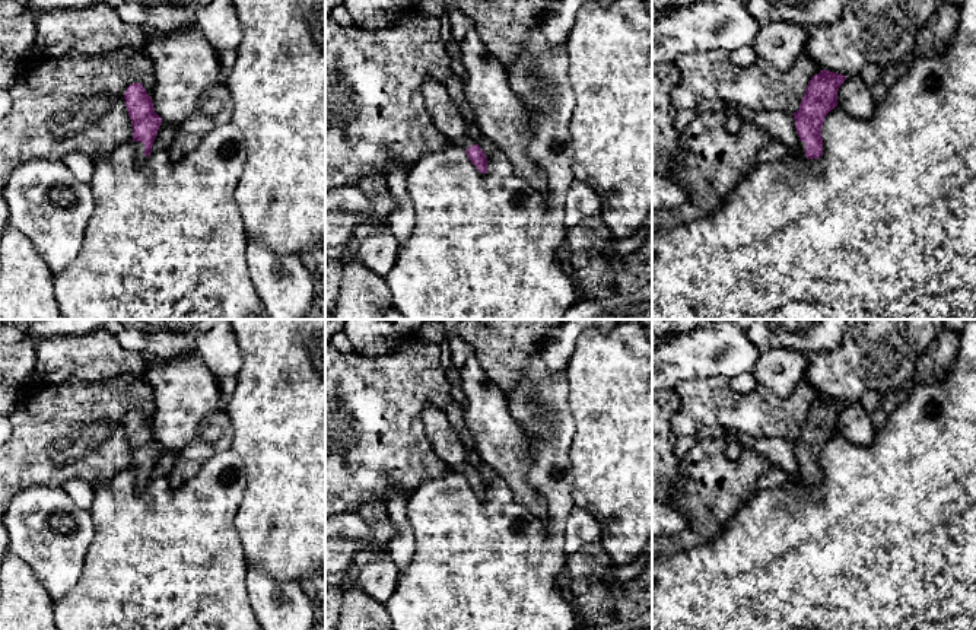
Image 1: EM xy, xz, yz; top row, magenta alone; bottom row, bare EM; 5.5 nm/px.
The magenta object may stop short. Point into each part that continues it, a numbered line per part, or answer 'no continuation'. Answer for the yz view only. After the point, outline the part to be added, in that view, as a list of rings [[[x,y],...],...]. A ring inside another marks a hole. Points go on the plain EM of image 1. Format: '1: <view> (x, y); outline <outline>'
1: yz (798, 479); outline [[[799,467],[799,470],[789,475],[789,483],[798,486],[799,489],[808,487],[805,483],[805,470]]]

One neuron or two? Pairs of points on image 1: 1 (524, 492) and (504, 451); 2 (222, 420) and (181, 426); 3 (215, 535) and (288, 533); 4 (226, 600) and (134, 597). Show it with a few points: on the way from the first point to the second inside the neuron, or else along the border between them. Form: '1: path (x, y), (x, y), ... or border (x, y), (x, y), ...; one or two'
1: path (517, 481), (511, 461); one
2: border (222, 409), (210, 413), (200, 425); two
3: border (239, 500), (235, 528), (247, 568); two
4: path (203, 600), (158, 601); one

